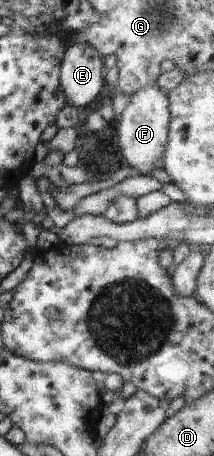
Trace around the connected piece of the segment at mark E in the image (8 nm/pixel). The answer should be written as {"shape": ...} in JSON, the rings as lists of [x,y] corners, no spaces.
{"shape":[[[70,45],[64,50],[60,65],[59,83],[66,105],[76,109],[87,107],[105,81],[104,59],[90,45]]]}

